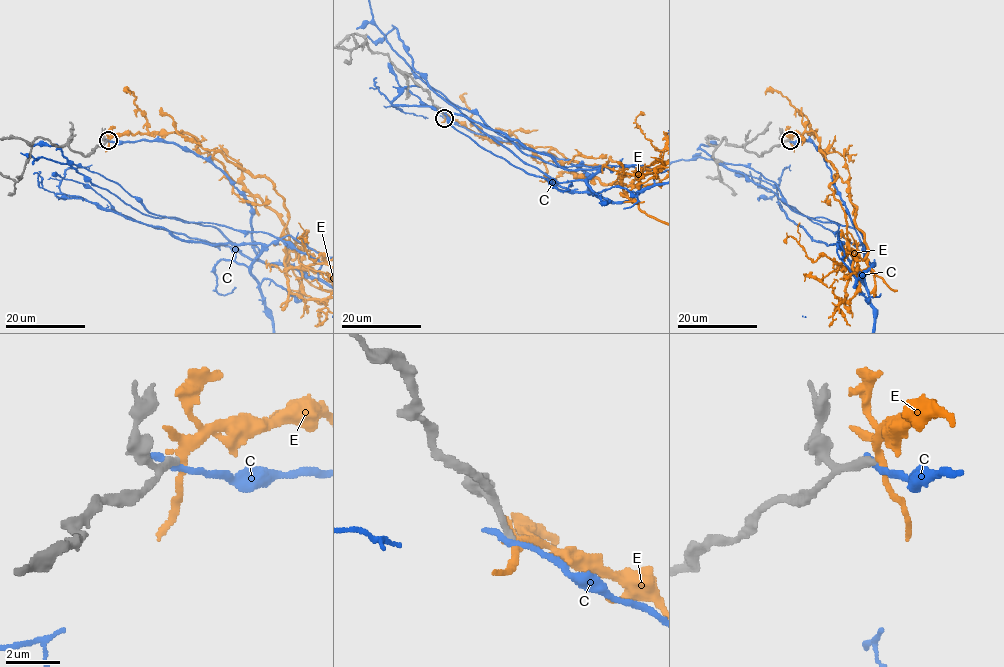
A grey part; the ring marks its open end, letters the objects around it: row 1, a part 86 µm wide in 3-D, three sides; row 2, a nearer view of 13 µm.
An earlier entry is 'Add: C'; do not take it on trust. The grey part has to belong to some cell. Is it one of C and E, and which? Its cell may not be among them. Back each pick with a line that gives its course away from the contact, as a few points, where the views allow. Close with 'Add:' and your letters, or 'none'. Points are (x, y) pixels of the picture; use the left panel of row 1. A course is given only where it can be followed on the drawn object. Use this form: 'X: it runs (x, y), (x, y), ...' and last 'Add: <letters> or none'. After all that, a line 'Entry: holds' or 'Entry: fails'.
Add: none
Entry: fails

